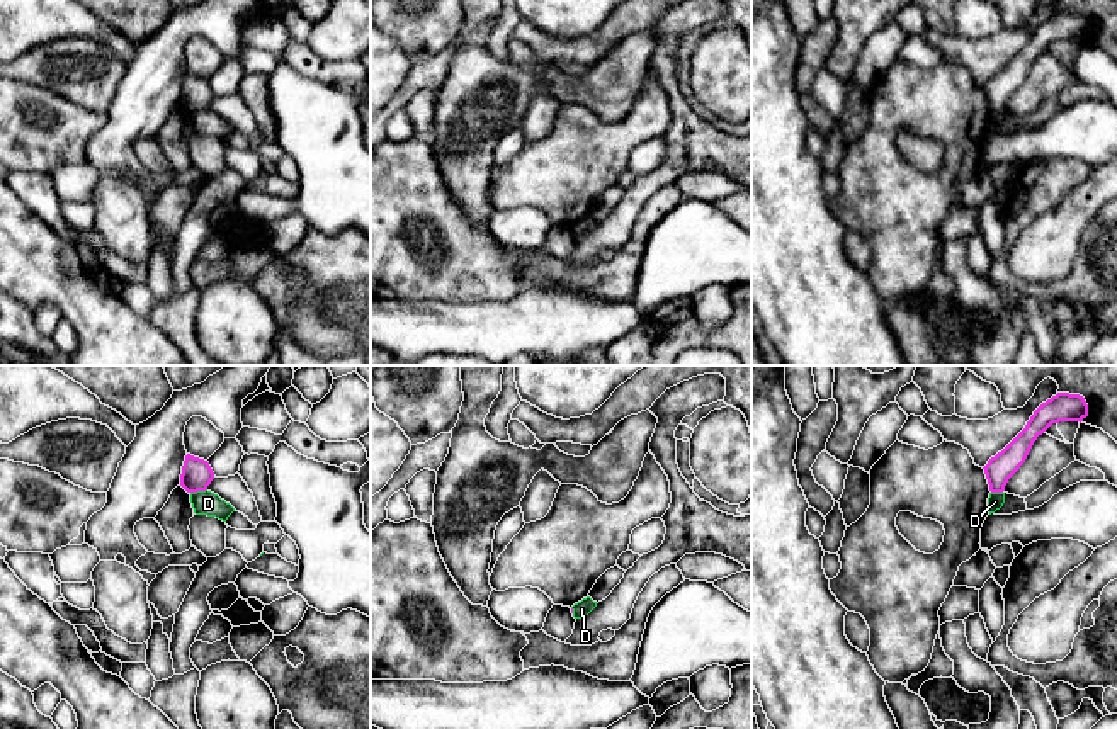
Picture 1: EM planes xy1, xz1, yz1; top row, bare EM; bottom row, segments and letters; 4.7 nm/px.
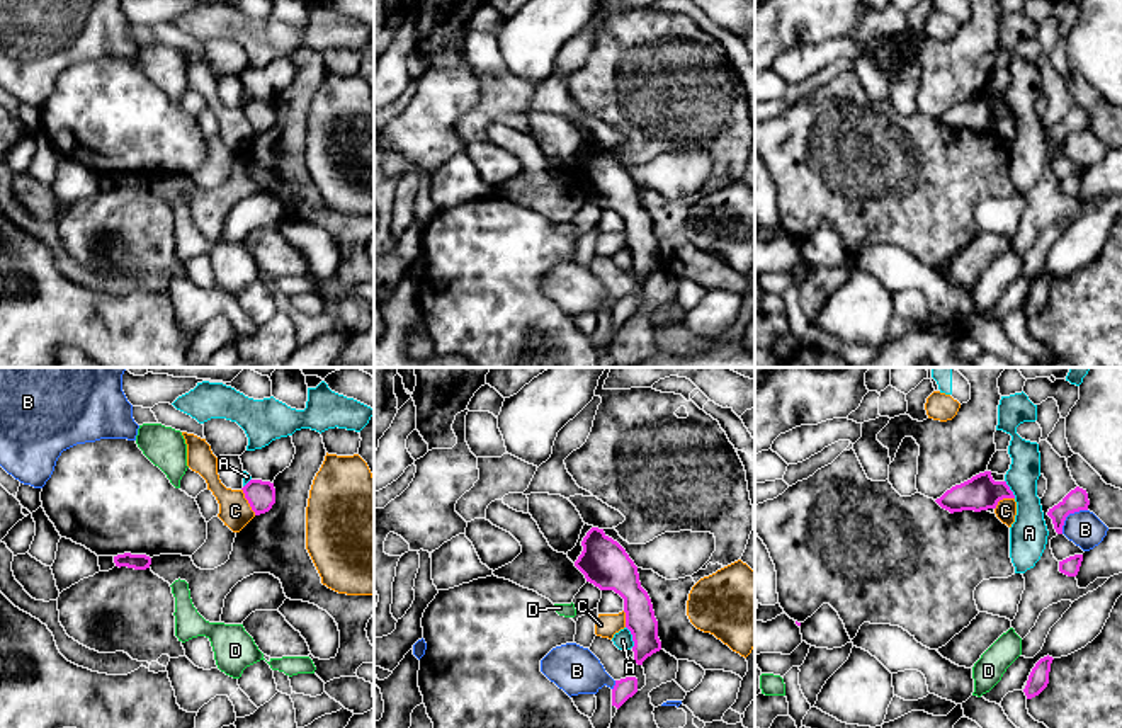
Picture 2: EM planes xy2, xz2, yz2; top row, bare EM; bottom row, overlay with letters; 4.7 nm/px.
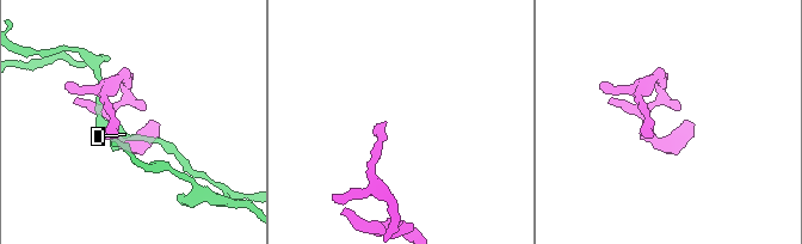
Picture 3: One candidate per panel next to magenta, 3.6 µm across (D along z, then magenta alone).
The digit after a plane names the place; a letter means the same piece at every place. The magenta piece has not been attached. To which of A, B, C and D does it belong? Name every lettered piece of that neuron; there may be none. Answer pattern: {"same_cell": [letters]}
{"same_cell": []}

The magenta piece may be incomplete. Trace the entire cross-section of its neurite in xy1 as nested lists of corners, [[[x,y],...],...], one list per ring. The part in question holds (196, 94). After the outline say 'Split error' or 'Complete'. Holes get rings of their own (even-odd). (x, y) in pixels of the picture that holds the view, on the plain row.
[[[190,73],[185,75],[180,93],[180,105],[187,112],[206,110],[213,99],[214,92],[207,80],[194,76]]]. Complete

